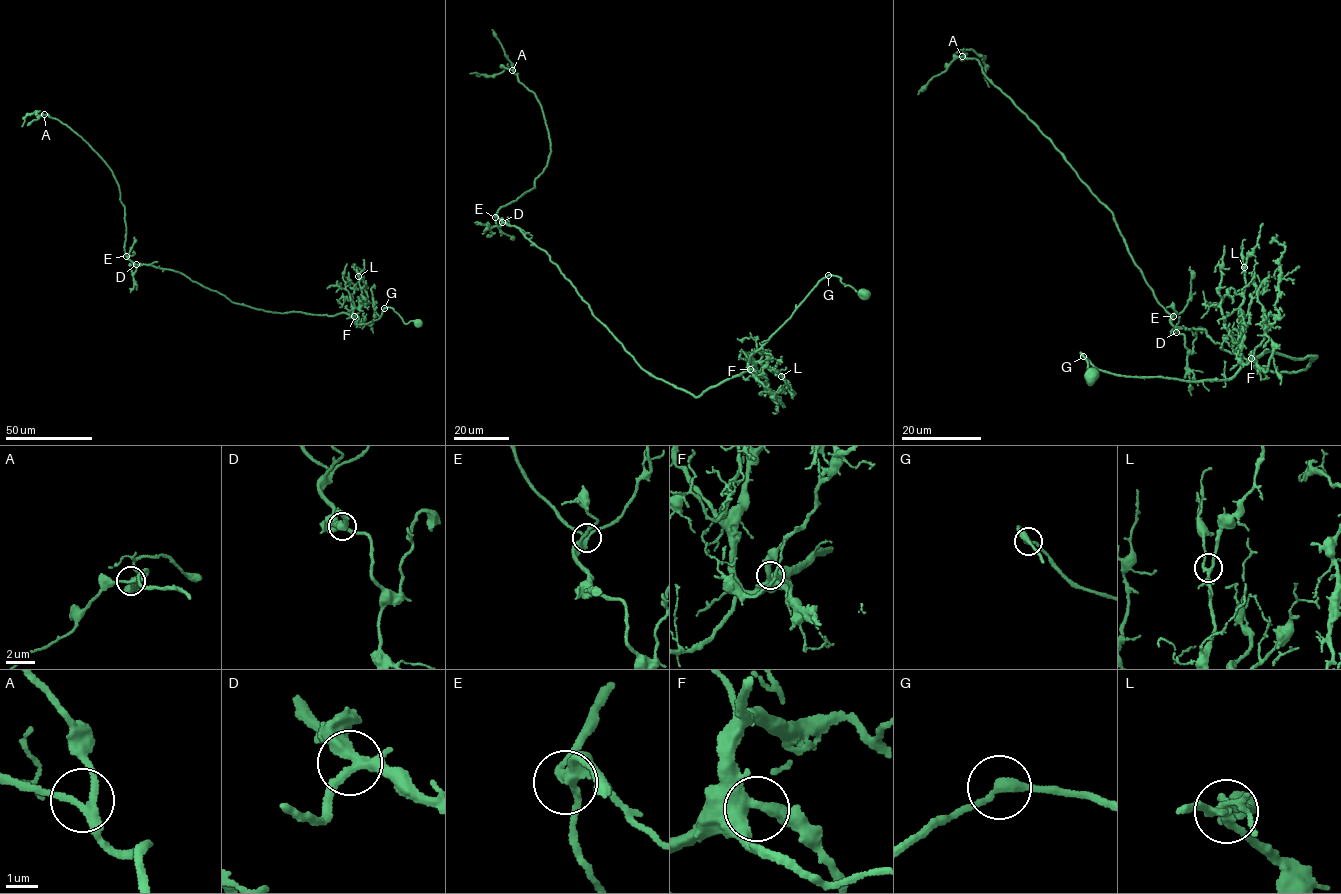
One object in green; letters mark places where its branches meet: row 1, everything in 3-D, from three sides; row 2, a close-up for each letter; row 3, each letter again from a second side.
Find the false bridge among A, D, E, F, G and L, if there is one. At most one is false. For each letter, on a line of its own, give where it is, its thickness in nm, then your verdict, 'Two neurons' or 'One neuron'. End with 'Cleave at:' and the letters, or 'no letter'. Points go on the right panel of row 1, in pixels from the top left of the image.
A: Place: (962, 56). Thickness 220 nm. One neuron
D: Place: (1176, 332). Thickness 340 nm. One neuron
E: Place: (1173, 316). Thickness 300 nm. One neuron
F: Place: (1251, 358). Thickness 550 nm. One neuron
G: Place: (1083, 356). Thickness 320 nm. One neuron
L: Place: (1244, 267). Thickness 200 nm. One neuron
Cleave at: no letter

